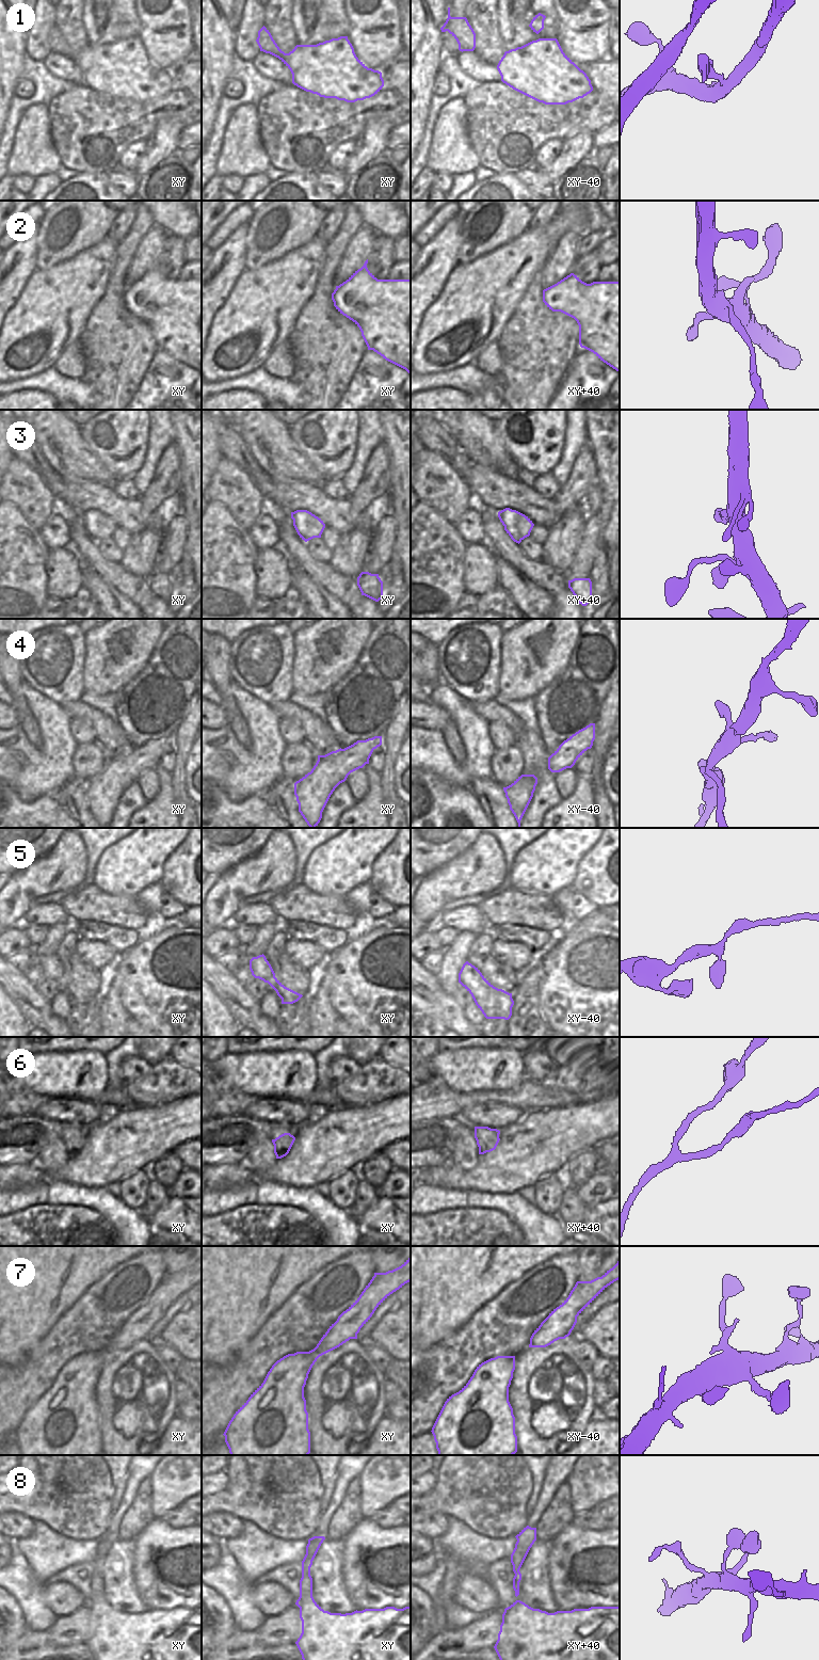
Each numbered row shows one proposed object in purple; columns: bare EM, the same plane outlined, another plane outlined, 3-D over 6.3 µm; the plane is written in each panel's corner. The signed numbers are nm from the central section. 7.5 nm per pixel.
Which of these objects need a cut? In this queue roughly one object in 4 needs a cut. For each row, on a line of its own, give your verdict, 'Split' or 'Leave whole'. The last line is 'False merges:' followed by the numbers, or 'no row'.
1: Leave whole
2: Leave whole
3: Leave whole
4: Leave whole
5: Leave whole
6: Leave whole
7: Split
8: Leave whole
False merges: 7.

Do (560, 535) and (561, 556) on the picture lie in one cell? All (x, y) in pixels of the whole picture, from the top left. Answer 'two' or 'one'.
one

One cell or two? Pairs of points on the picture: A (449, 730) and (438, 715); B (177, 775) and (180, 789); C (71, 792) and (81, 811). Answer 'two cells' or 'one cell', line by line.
A: two cells
B: one cell
C: one cell

